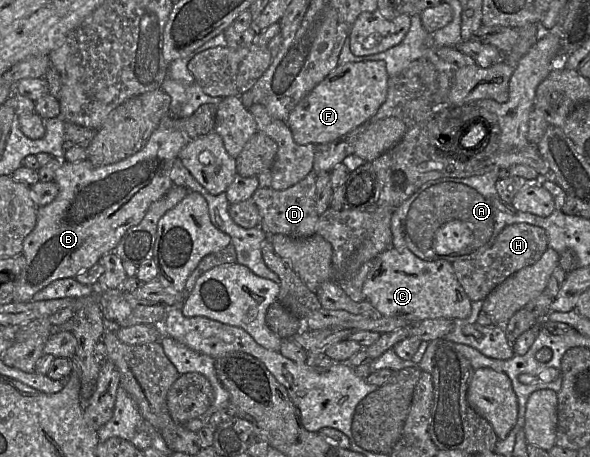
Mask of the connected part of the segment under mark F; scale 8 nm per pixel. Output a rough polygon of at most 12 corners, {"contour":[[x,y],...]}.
{"contour":[[384,61],[338,65],[290,112],[299,145],[367,123],[386,100]]}

